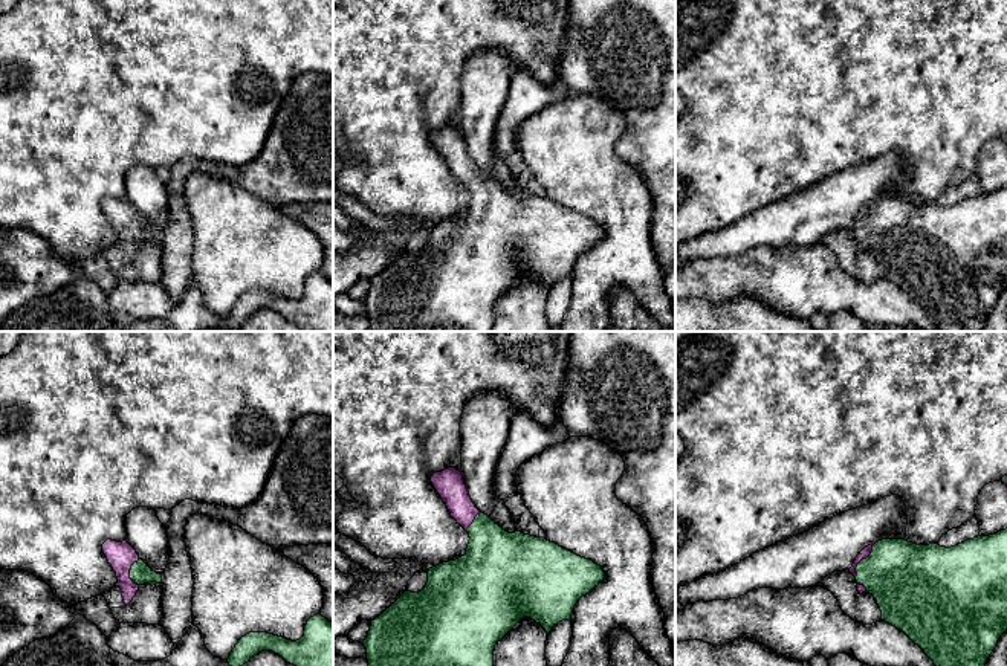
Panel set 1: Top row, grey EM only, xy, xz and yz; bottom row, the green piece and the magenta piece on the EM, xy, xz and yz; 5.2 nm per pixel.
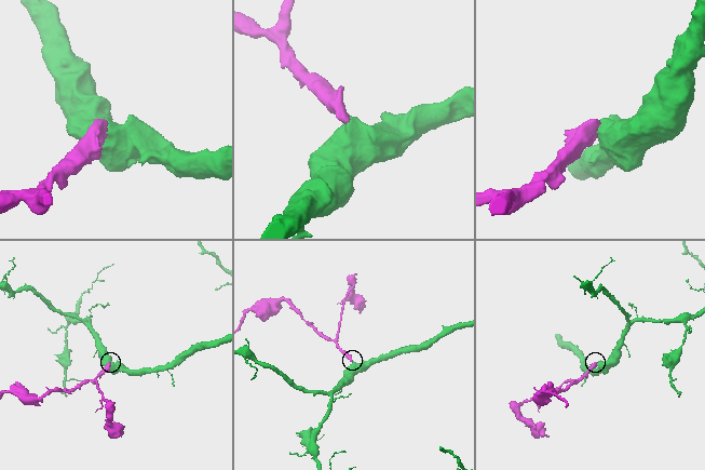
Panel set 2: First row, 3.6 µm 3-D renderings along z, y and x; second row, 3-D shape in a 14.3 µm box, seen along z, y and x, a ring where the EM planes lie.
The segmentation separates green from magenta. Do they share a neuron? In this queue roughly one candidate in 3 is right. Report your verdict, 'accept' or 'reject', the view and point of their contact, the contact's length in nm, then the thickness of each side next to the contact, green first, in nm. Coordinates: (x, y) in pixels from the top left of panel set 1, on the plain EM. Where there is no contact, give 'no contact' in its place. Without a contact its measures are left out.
accept; contact yz (861, 219); length 190 nm; calibres 380 and 50 nm

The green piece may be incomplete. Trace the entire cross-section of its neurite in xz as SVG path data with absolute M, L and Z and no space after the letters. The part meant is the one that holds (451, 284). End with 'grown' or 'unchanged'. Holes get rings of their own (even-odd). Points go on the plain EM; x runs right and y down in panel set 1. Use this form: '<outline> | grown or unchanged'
M448 125L442 130L436 130L431 134L431 141L443 160L446 162L451 174L469 191L469 202L466 212L449 220L439 221L428 228L426 244L419 251L405 249L390 266L387 266L379 275L371 278L371 284L367 296L362 299L367 307L368 331L492 331L494 327L494 307L495 302L523 276L530 275L539 281L549 292L555 283L562 278L571 278L571 272L578 258L597 244L605 231L601 223L590 217L581 215L546 196L535 196L521 189L509 191L492 179L487 173L481 171L472 160L466 147L463 133L455 125Z | grown

